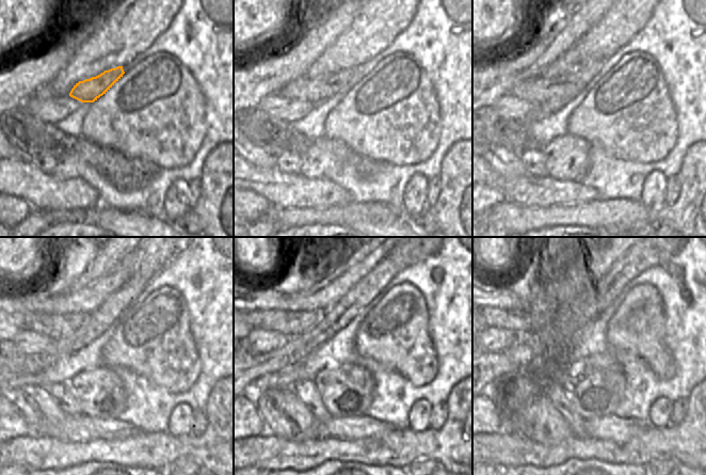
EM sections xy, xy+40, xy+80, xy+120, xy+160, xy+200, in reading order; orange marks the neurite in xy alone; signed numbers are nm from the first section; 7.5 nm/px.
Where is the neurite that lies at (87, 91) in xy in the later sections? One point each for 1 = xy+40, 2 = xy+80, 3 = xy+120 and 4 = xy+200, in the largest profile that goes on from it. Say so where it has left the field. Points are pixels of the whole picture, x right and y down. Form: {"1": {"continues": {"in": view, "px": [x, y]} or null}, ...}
{"1": {"continues": {"in": "xy+40", "px": [315, 91]}}, "2": {"continues": {"in": "xy+80", "px": [539, 90]}}, "3": {"continues": {"in": "xy+120", "px": [53, 326]}}, "4": {"continues": {"in": "xy+200", "px": [496, 317]}}}

